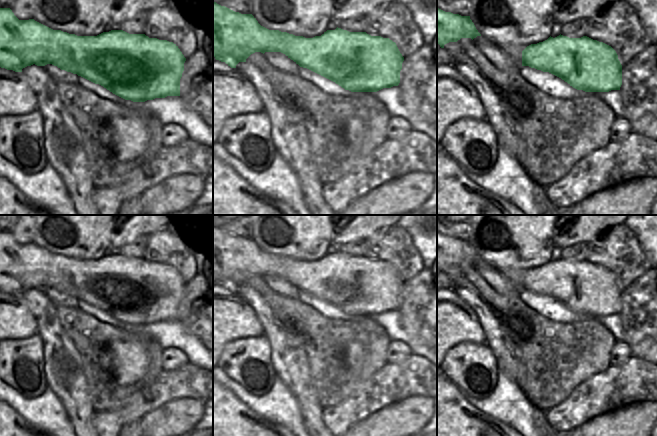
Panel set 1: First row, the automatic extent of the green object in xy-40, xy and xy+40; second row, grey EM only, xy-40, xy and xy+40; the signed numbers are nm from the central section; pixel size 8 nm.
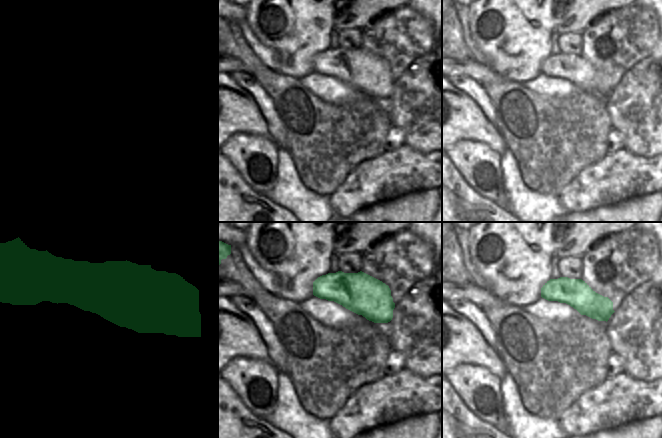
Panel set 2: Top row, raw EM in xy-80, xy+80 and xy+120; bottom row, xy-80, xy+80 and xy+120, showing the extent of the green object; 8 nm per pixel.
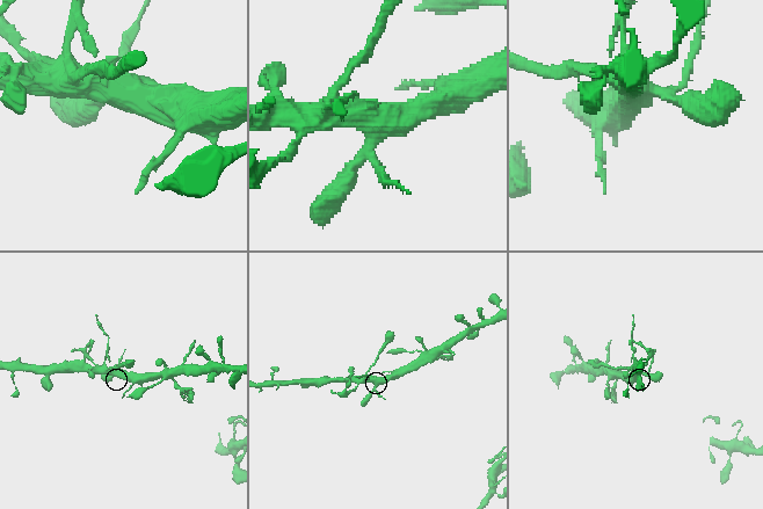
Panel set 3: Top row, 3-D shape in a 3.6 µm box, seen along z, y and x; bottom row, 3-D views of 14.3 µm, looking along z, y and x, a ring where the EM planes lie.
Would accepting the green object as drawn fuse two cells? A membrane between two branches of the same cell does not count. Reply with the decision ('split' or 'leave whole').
leave whole

